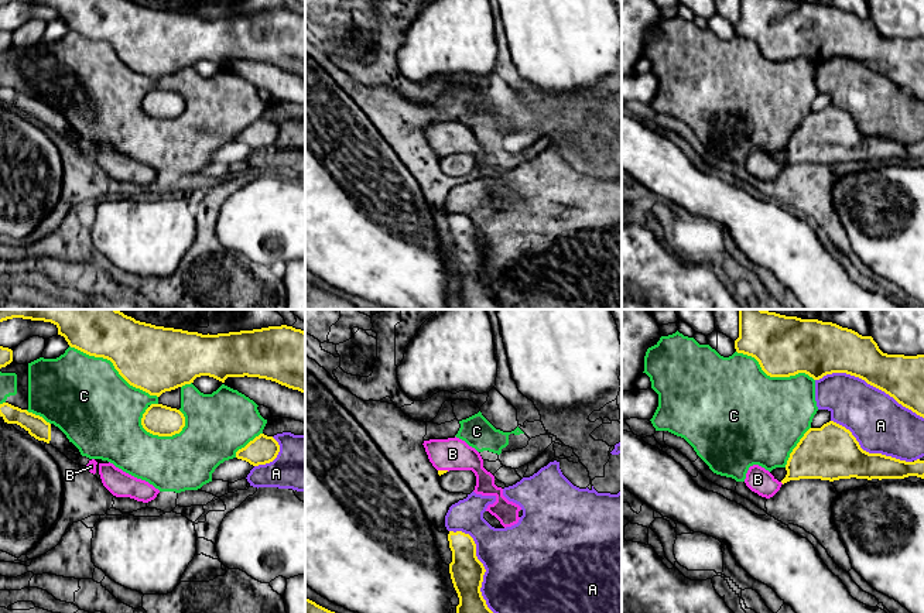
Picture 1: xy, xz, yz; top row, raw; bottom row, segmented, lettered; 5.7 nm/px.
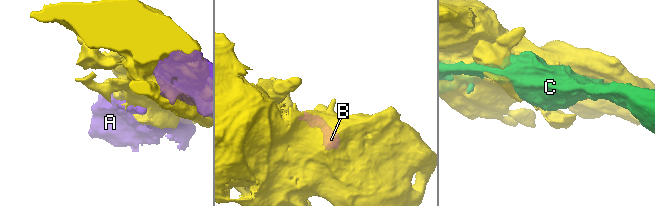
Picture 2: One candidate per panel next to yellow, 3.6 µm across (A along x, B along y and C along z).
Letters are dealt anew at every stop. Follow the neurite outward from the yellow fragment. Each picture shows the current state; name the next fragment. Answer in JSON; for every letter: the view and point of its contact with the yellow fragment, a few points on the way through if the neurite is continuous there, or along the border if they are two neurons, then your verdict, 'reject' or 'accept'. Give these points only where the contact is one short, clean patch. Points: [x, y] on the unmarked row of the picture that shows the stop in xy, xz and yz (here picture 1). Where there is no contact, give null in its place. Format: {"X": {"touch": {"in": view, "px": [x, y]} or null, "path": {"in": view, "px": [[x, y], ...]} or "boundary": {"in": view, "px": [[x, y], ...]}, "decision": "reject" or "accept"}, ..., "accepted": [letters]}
{"A": {"touch": {"in": "xz", "px": [485, 254]}, "decision": "reject"}, "B": {"touch": {"in": "xz", "px": [444, 154]}, "decision": "accept"}, "C": {"touch": {"in": "xy", "px": [113, 48]}, "decision": "reject"}, "accepted": ["B"]}

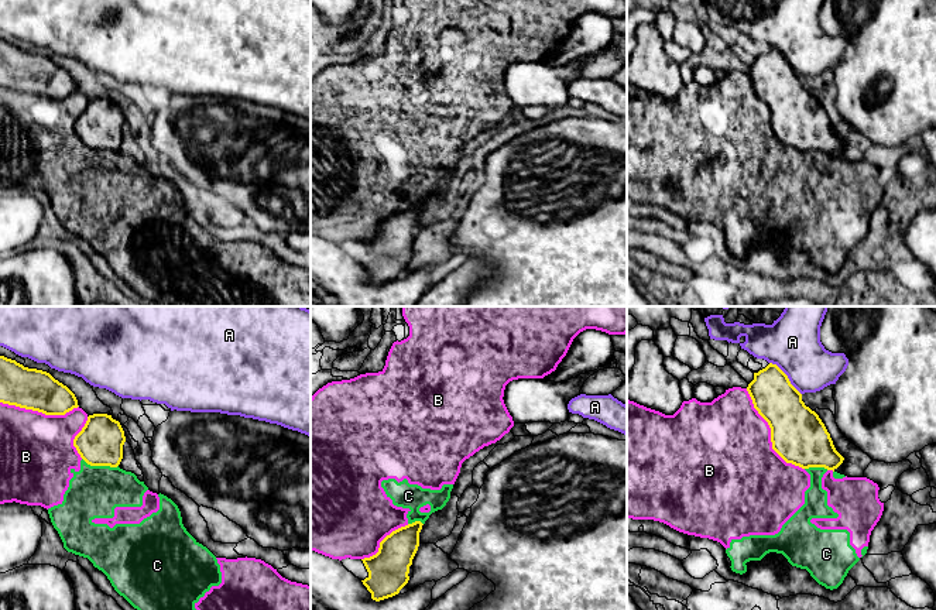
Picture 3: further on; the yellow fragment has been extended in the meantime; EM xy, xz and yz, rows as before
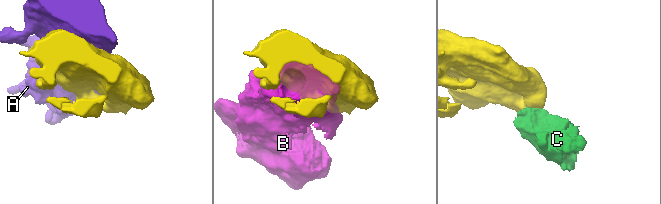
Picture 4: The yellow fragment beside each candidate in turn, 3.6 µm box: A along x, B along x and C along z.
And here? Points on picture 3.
{"A": {"touch": {"in": "yz", "px": [787, 61]}, "decision": "reject"}, "B": {"touch": {"in": "yz", "px": [771, 117]}, "decision": "reject"}, "C": {"touch": {"in": "xy", "px": [100, 148]}, "boundary": {"in": "xy", "px": [[82, 141], [91, 148], [117, 150]]}, "decision": "reject"}, "accepted": []}

